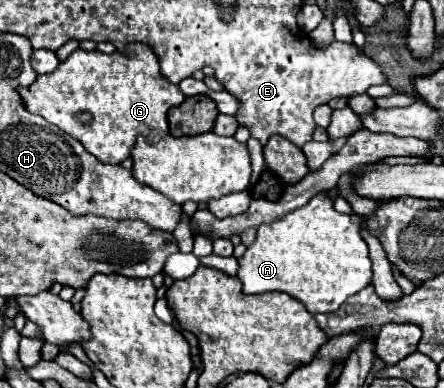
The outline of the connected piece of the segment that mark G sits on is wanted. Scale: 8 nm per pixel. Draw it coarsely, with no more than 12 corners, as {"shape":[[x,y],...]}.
{"shape":[[77,48],[17,92],[103,164],[213,130],[151,48]]}

